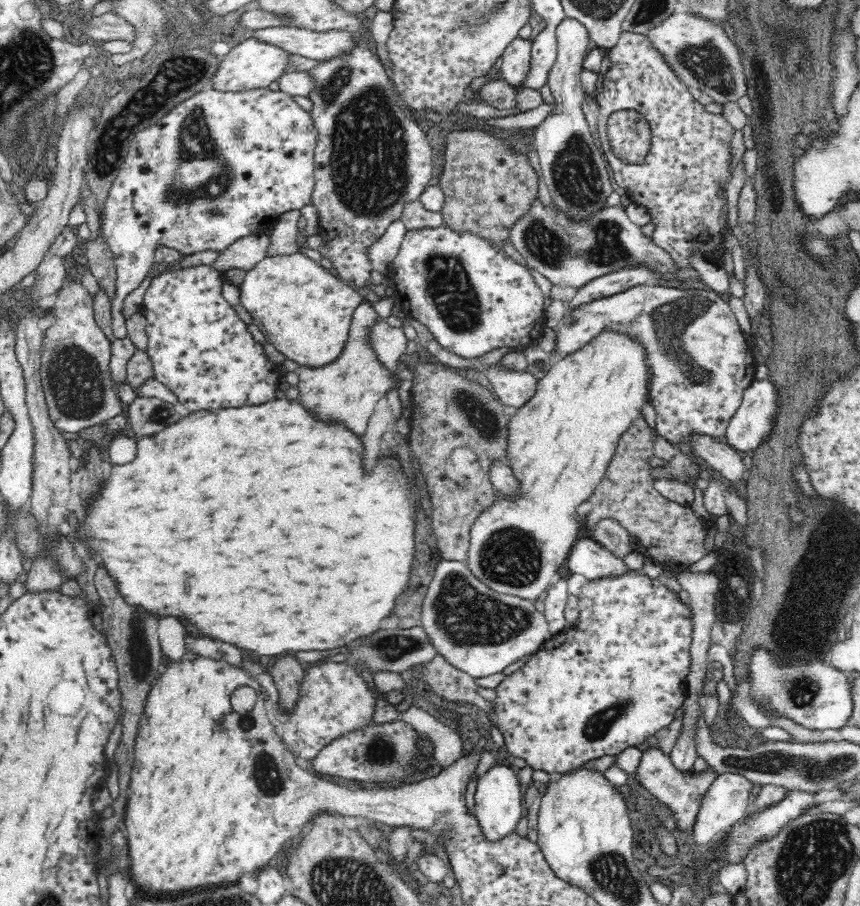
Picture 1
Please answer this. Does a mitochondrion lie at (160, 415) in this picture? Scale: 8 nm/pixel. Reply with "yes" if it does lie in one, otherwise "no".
yes

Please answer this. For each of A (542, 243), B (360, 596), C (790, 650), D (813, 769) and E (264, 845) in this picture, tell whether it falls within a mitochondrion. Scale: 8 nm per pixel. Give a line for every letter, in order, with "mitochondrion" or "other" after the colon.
A: mitochondrion
B: other
C: mitochondrion
D: mitochondrion
E: other

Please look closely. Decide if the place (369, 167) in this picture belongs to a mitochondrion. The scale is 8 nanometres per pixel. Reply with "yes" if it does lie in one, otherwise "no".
yes

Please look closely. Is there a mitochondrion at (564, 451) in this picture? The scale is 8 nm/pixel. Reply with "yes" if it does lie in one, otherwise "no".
no

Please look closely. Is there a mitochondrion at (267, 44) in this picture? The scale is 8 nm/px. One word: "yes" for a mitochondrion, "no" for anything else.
no

